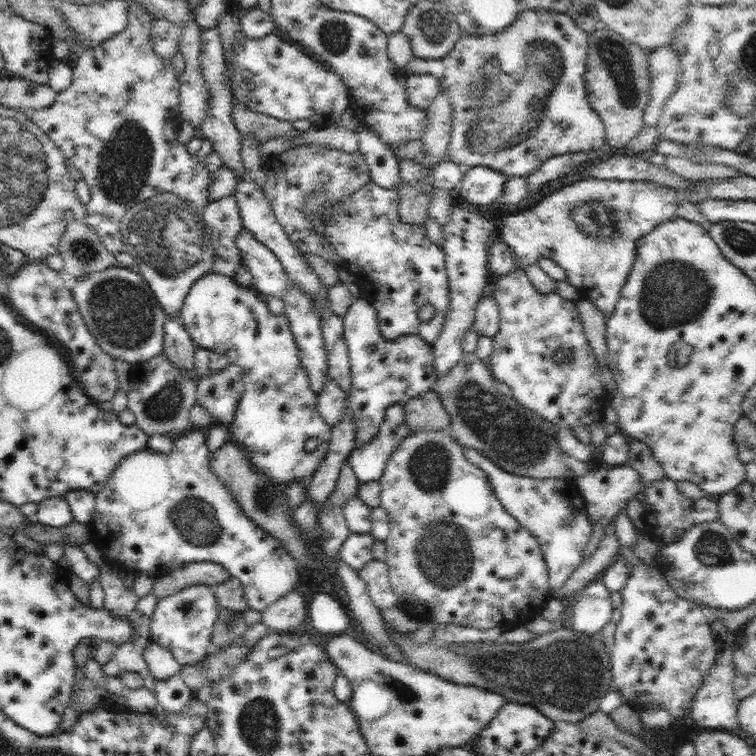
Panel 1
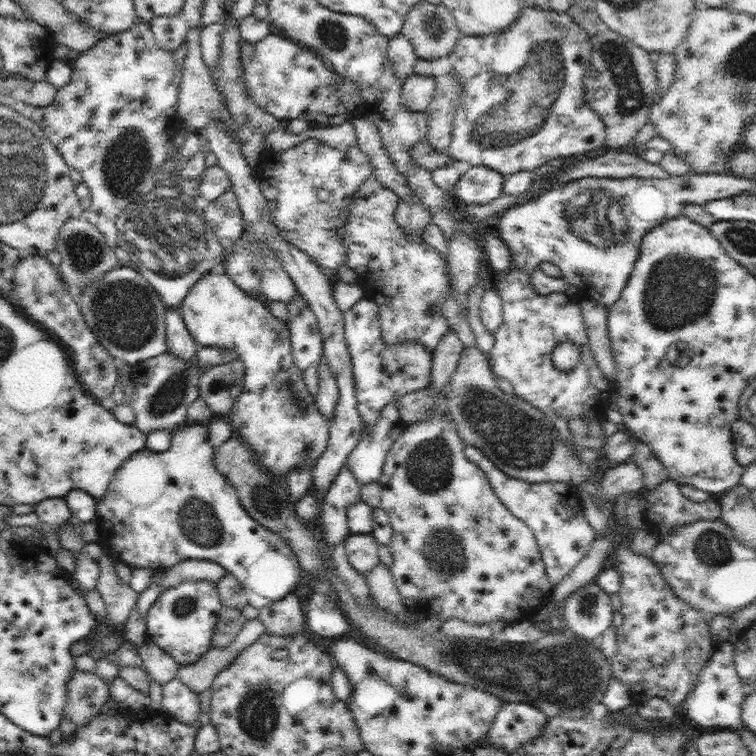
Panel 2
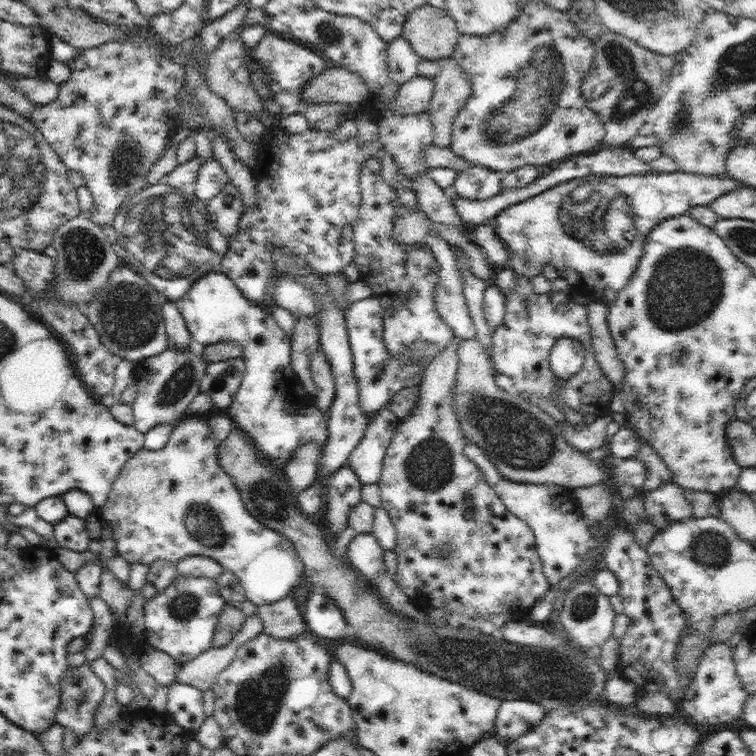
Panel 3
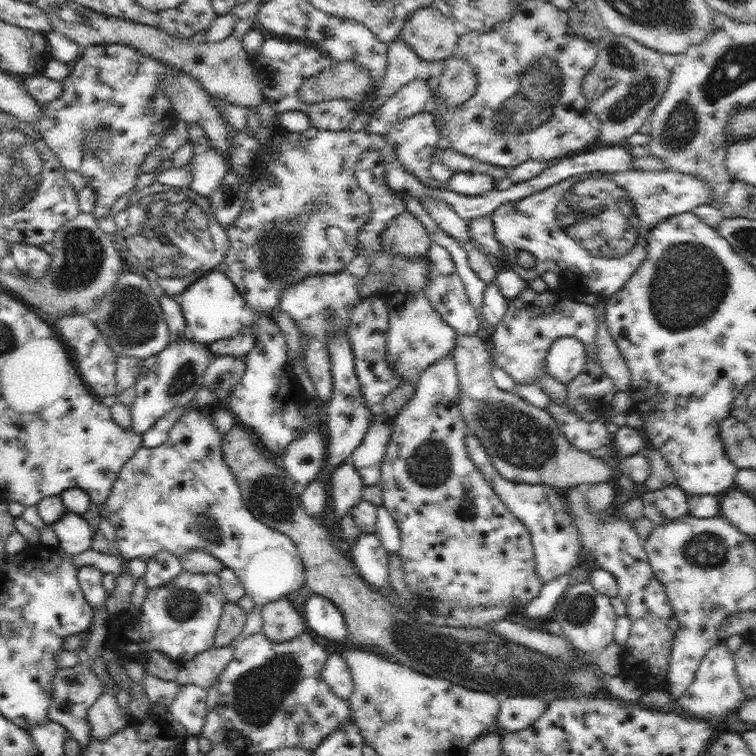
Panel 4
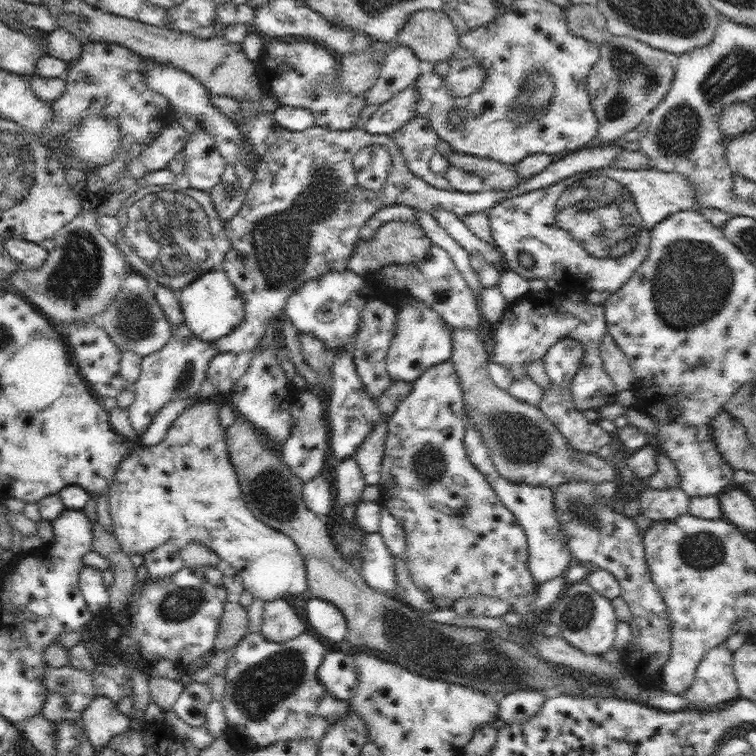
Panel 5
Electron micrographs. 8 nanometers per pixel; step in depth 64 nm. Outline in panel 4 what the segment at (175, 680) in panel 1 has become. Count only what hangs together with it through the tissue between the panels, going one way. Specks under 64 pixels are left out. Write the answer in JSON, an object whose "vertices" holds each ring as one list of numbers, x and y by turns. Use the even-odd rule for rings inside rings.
{"vertices":[[196,684,181,685,169,706,169,712,181,722,187,734,199,734,208,713,207,691]]}

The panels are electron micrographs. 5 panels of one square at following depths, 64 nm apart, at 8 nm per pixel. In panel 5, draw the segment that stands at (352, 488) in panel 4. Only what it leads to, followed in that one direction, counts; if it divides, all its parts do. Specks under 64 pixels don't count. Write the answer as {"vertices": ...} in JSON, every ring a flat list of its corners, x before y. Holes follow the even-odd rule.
{"vertices":[[353,457,340,461,334,468,334,500,338,507,358,504,365,488,364,477]]}

